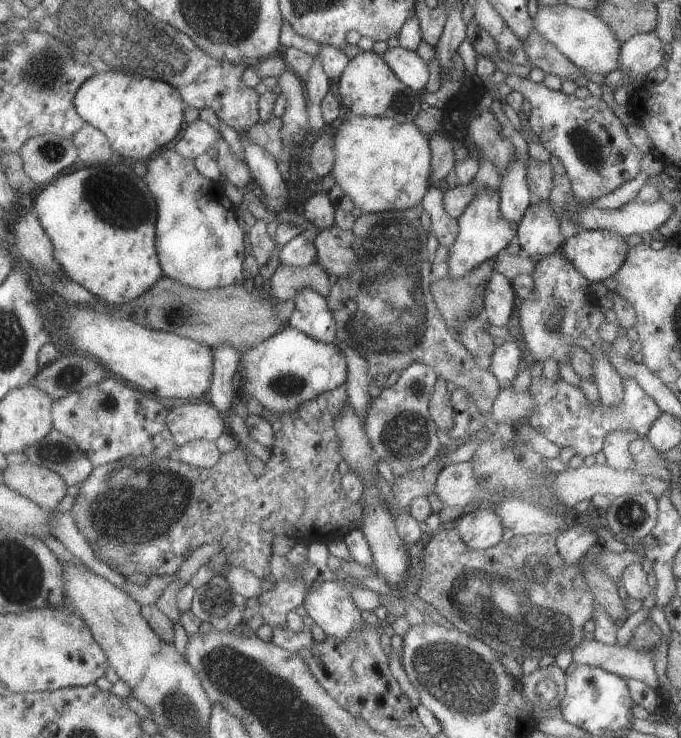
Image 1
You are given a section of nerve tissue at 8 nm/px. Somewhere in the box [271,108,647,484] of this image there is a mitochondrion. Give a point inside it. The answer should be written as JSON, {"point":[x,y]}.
{"point":[391,246]}

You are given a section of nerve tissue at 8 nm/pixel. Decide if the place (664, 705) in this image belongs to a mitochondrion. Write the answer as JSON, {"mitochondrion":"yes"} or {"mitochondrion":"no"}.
{"mitochondrion":"no"}

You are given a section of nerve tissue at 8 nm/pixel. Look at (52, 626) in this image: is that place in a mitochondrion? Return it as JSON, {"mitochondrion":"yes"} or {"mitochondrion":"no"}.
{"mitochondrion":"no"}

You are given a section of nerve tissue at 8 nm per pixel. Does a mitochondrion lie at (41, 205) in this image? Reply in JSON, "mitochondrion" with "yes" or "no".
{"mitochondrion":"no"}

